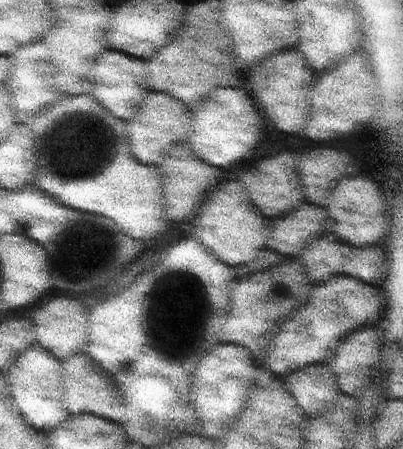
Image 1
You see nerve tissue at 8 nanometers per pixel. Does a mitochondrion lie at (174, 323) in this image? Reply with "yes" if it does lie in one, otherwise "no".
yes

